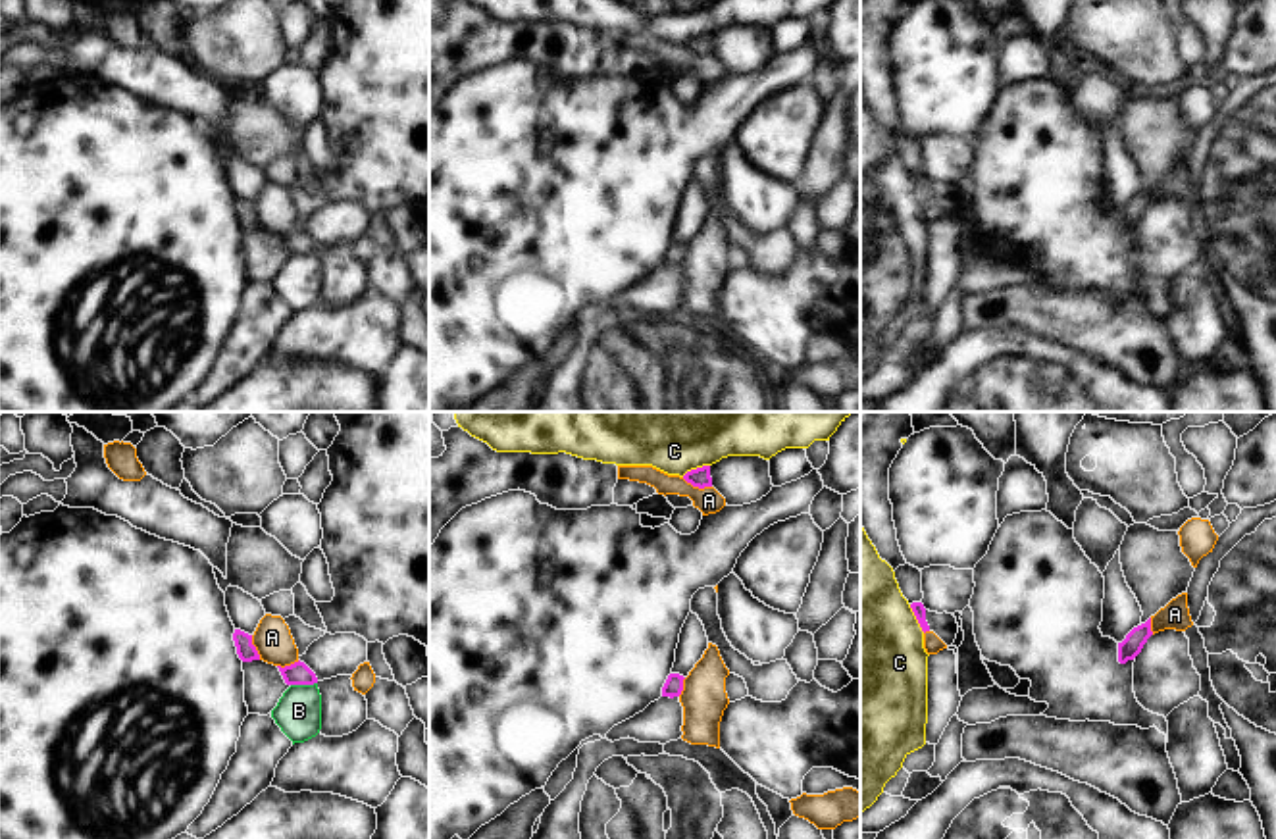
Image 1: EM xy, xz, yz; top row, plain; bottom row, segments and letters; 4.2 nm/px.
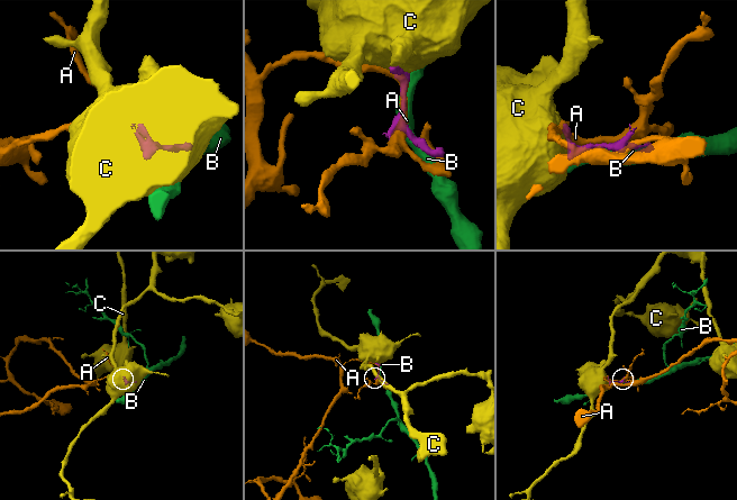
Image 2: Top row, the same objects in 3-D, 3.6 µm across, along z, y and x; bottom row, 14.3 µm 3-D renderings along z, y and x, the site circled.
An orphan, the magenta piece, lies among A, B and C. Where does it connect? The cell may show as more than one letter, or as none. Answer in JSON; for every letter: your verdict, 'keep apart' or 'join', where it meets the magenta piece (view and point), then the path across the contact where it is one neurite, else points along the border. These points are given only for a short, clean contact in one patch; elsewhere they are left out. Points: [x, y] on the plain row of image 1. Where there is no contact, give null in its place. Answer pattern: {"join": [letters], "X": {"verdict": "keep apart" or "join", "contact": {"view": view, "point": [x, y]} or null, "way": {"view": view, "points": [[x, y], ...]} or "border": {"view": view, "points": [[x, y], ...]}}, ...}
{"join": [], "A": {"verdict": "keep apart", "contact": {"view": "xz", "point": [697, 54]}}, "B": {"verdict": "keep apart", "contact": {"view": "xy", "point": [303, 253]}}, "C": {"verdict": "keep apart", "contact": {"view": "yz", "point": [917, 187]}}}

